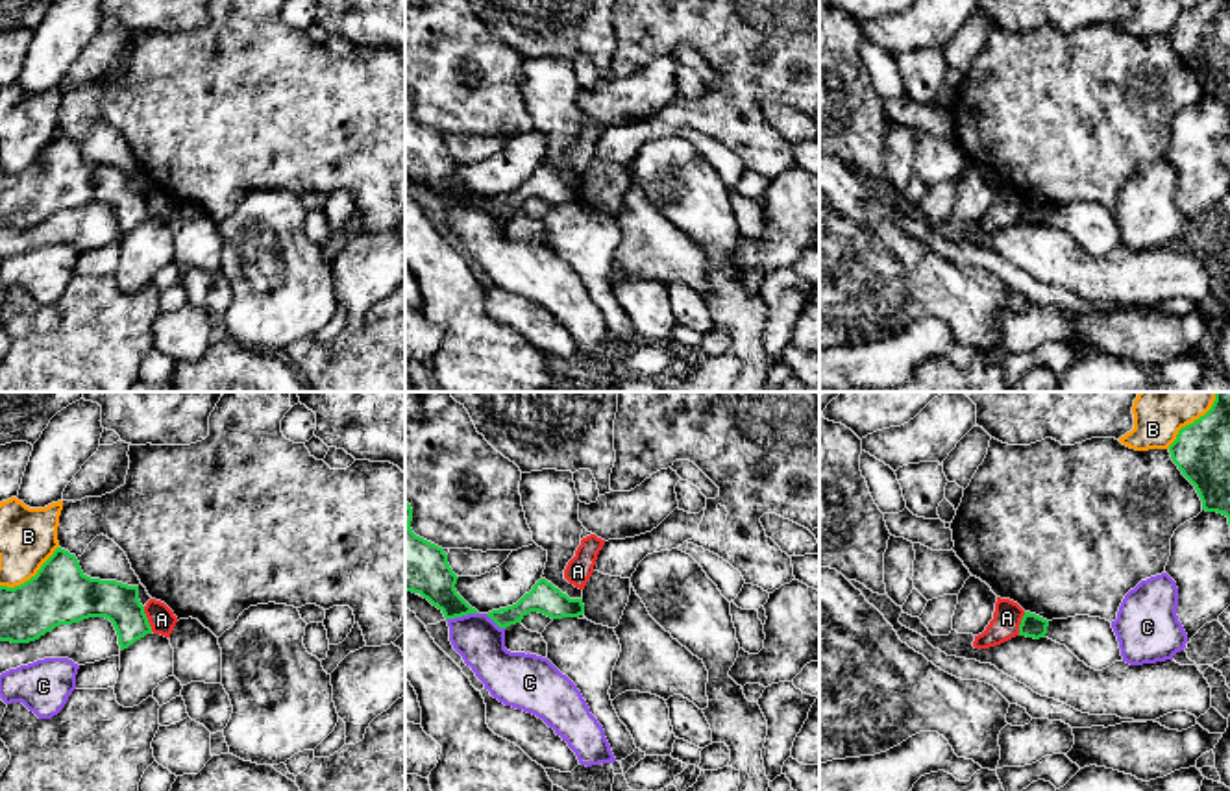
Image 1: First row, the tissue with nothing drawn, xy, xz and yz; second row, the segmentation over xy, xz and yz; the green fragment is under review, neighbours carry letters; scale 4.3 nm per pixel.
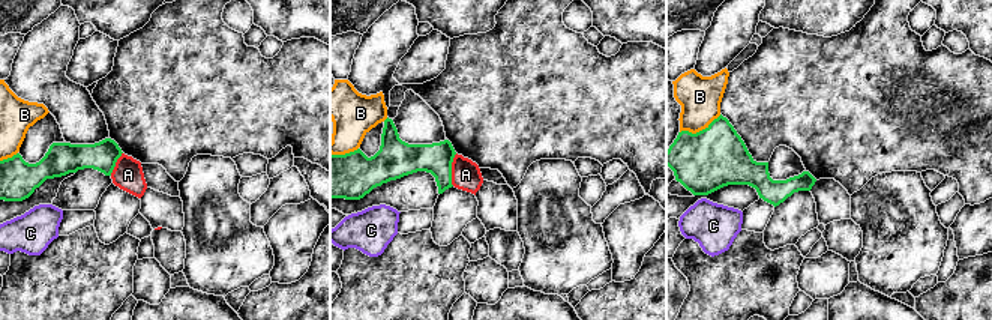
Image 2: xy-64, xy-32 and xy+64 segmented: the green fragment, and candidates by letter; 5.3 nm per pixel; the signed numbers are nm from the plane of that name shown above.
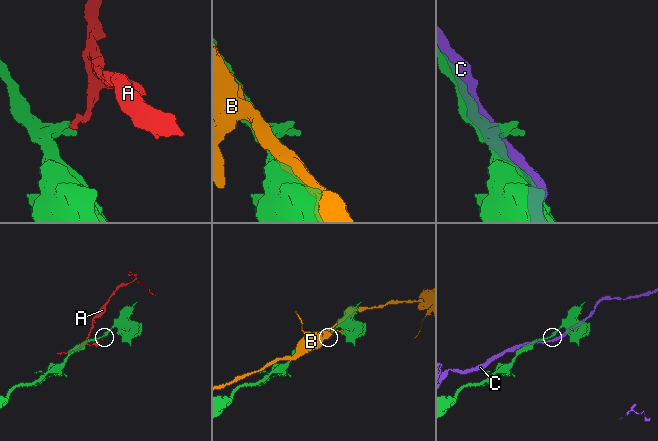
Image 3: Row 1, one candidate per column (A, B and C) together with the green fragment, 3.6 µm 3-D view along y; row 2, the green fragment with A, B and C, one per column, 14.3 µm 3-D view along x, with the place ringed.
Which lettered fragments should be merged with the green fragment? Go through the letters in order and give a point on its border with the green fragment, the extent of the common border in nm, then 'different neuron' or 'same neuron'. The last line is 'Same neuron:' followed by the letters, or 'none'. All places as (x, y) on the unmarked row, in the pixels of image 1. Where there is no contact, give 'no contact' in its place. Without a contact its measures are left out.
A: meets green in xy at (147, 206); contact 120 nm long; different neuron
B: meets green in xy at (32, 163); contact 320 nm long; different neuron
C: meets green in xz at (461, 202); contact 150 nm long; different neuron
Same neuron: none

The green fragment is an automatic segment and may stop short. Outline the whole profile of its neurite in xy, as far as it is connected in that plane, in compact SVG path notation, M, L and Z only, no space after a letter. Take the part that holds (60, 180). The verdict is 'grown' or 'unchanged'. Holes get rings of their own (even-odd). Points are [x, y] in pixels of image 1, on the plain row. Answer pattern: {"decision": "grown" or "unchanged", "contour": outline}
{"decision": "unchanged", "contour": "M61 133L24 170L0 172L0 227L30 229L59 211L89 203L113 209L120 237L152 220L139 172L91 164Z"}

